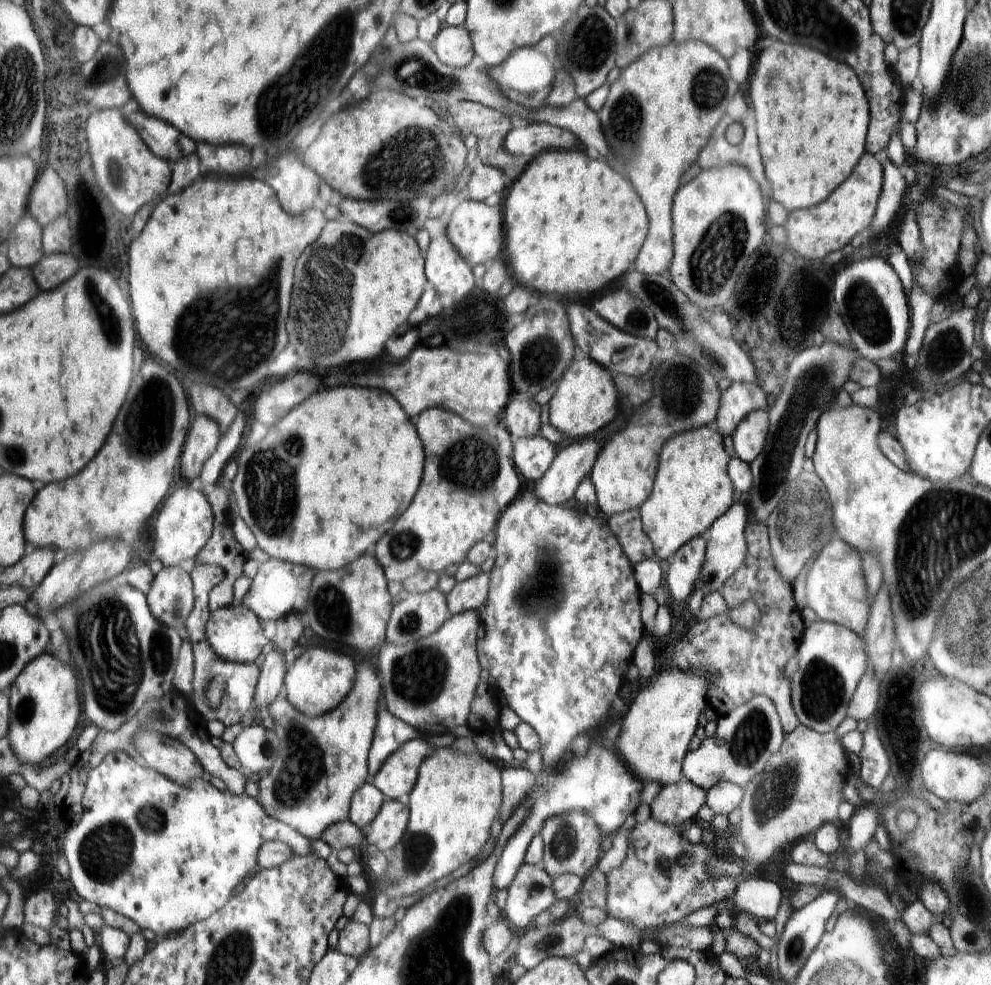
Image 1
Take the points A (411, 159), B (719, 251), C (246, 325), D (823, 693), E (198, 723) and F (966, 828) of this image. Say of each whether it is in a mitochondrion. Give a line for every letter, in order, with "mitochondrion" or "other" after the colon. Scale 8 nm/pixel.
A: mitochondrion
B: mitochondrion
C: mitochondrion
D: mitochondrion
E: other
F: mitochondrion

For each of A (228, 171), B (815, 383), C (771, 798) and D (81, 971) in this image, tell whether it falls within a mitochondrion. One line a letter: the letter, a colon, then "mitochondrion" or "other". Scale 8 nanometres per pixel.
A: other
B: mitochondrion
C: mitochondrion
D: other

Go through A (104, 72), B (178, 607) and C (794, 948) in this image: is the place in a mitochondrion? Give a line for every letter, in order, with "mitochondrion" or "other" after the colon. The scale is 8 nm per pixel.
A: mitochondrion
B: mitochondrion
C: mitochondrion

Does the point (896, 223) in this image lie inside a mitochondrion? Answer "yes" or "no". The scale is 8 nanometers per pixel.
no

